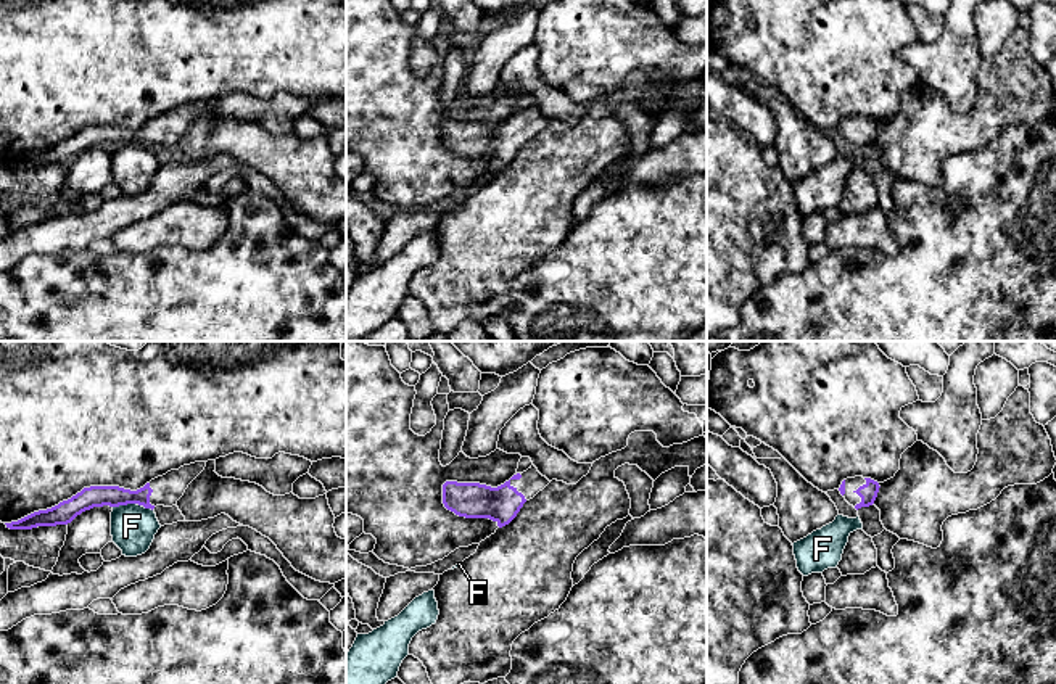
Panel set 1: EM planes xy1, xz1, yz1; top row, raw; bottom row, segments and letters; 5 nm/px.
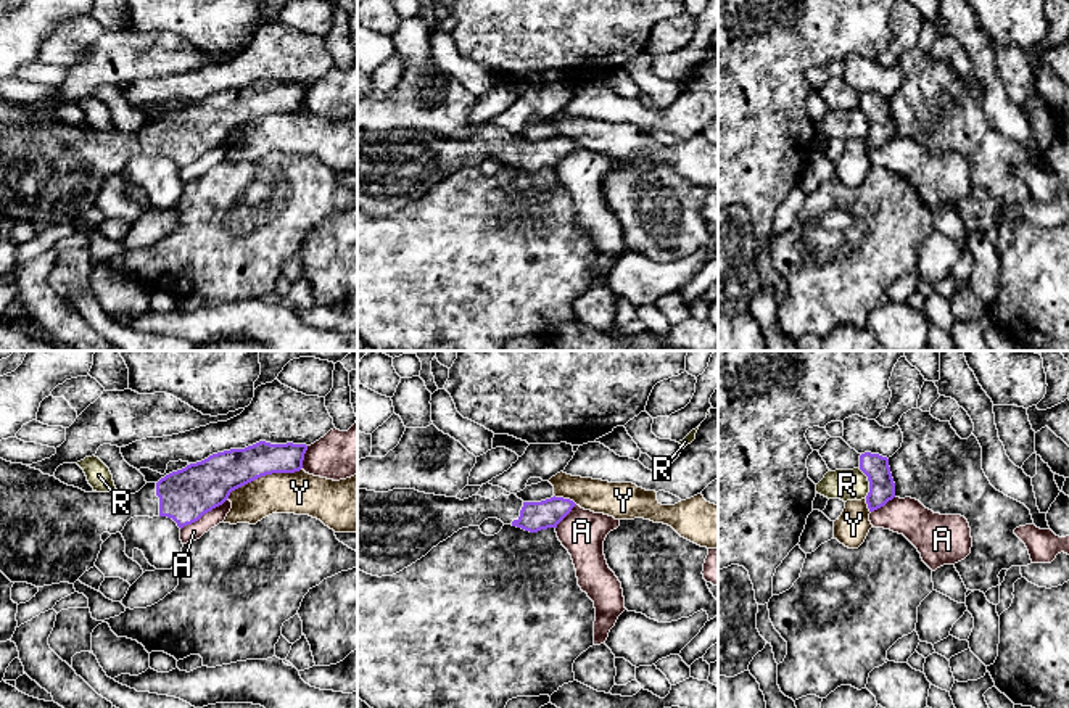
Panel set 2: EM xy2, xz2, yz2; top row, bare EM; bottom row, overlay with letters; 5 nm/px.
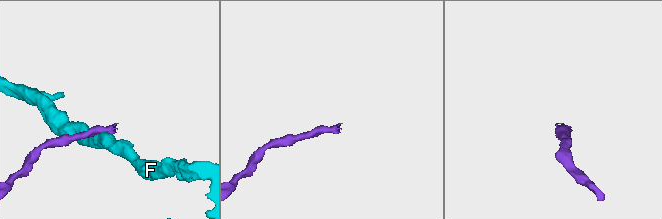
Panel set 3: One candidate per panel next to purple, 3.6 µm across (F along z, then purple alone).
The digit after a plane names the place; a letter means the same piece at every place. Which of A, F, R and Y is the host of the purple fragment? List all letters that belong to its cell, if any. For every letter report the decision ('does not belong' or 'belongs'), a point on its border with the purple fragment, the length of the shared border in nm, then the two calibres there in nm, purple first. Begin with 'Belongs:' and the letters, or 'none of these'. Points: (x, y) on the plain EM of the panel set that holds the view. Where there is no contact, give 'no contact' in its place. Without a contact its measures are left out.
Belongs: none of these
A: does not belong | xy2 (203, 153) | 280 nm | 260/90 nm
F: does not belong | xy1 (124, 144) | 120 nm | 110/220 nm
R: does not belong | yz2 (870, 123) | 160 nm | 130/160 nm
Y: does not belong | xy2 (261, 115) | 400 nm | 220/220 nm

